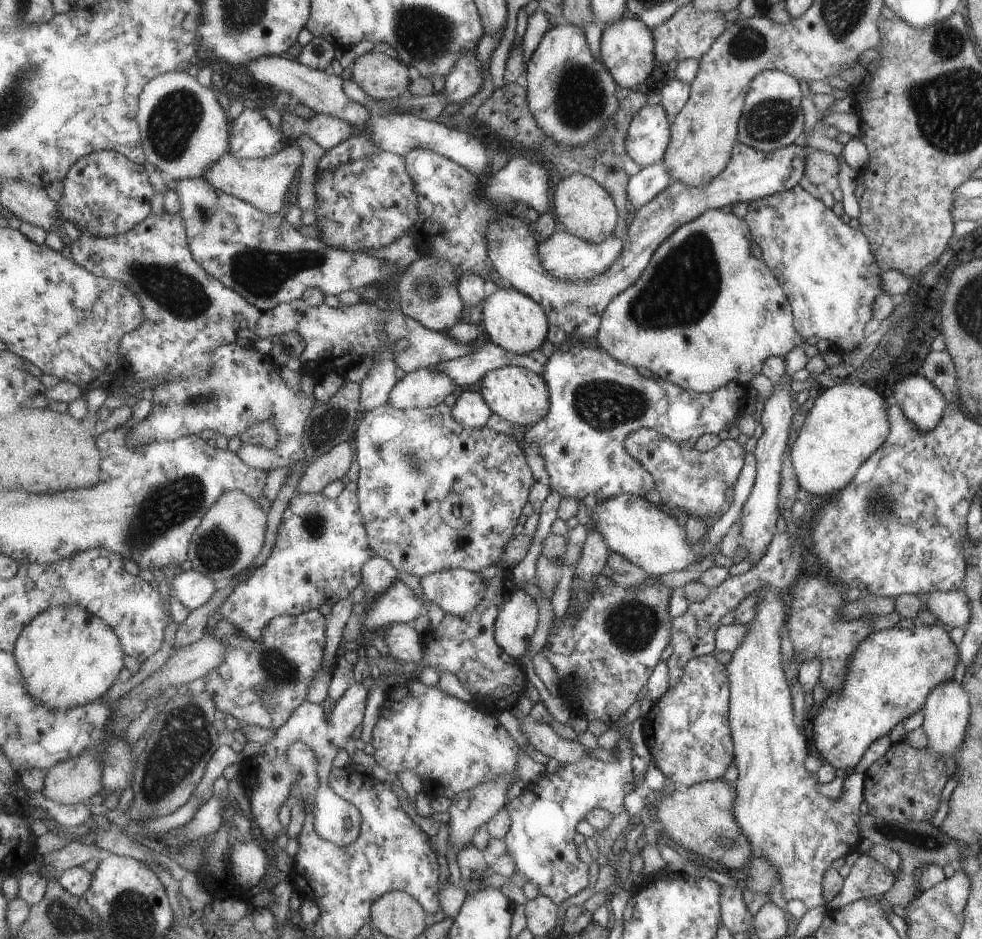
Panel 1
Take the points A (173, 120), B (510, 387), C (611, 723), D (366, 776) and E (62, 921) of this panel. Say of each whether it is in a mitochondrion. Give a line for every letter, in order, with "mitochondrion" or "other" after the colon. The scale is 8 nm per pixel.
A: mitochondrion
B: other
C: other
D: other
E: mitochondrion

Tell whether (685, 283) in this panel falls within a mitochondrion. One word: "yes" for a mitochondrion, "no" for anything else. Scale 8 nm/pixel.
yes

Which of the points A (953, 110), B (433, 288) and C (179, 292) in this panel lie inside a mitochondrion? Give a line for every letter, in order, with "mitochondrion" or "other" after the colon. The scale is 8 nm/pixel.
A: mitochondrion
B: other
C: mitochondrion

